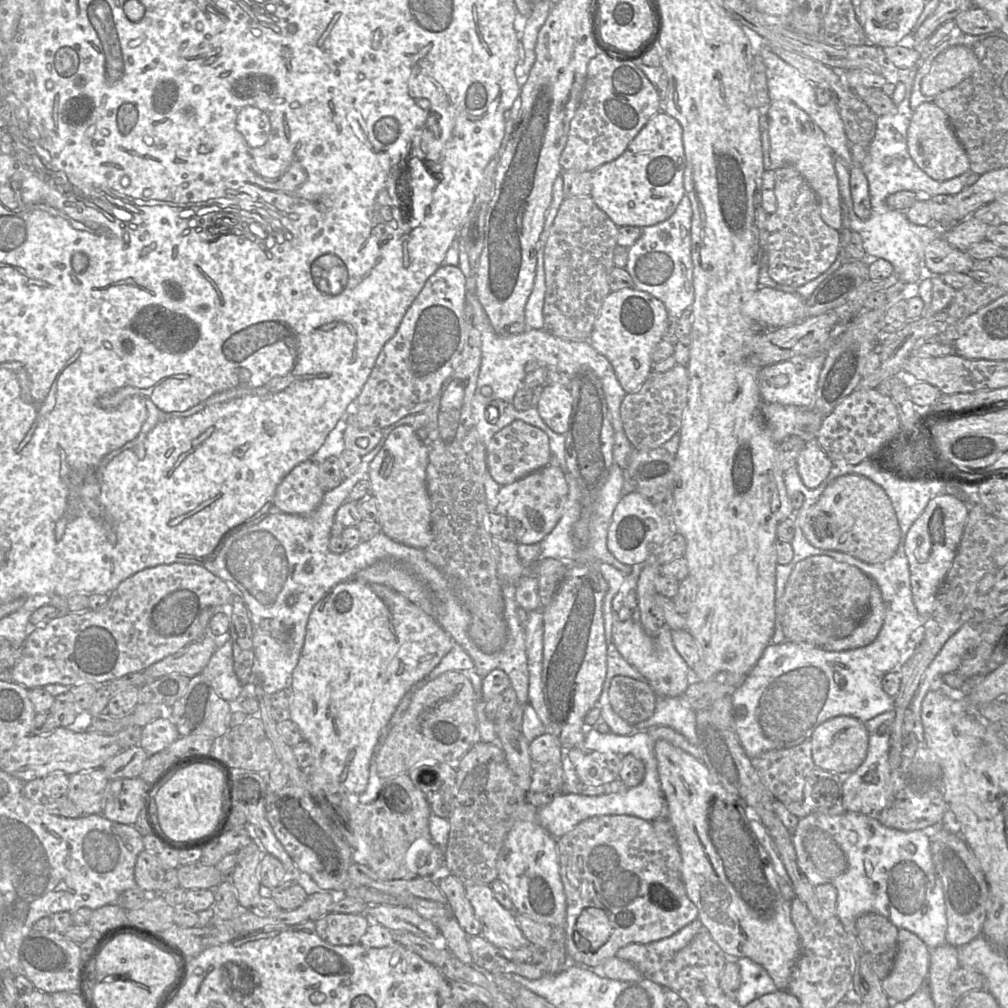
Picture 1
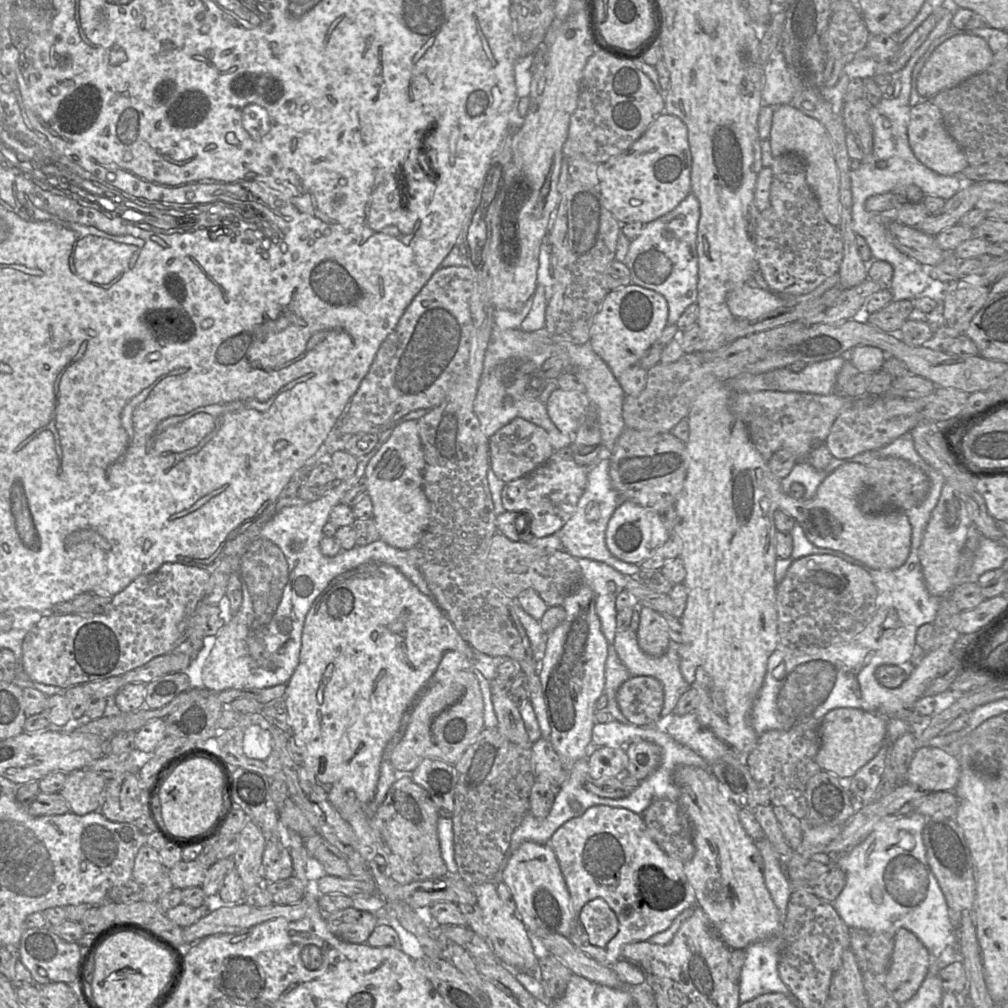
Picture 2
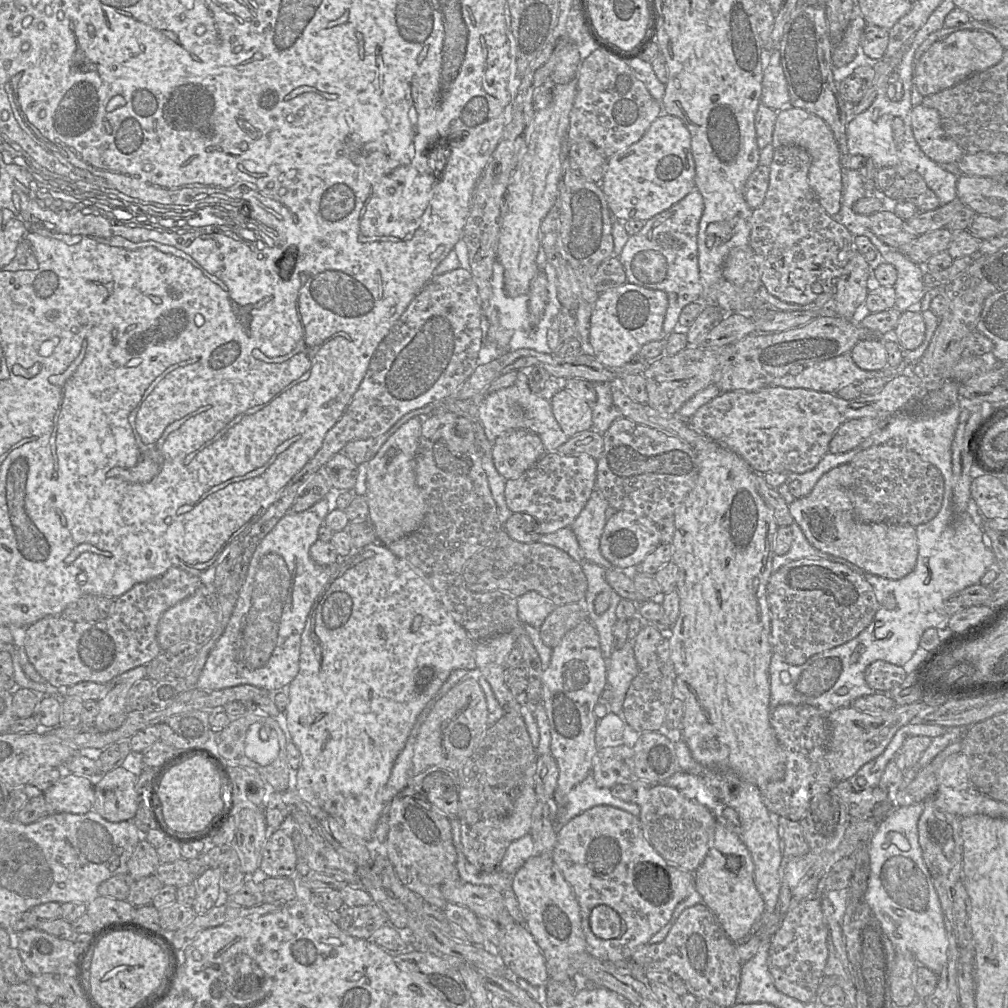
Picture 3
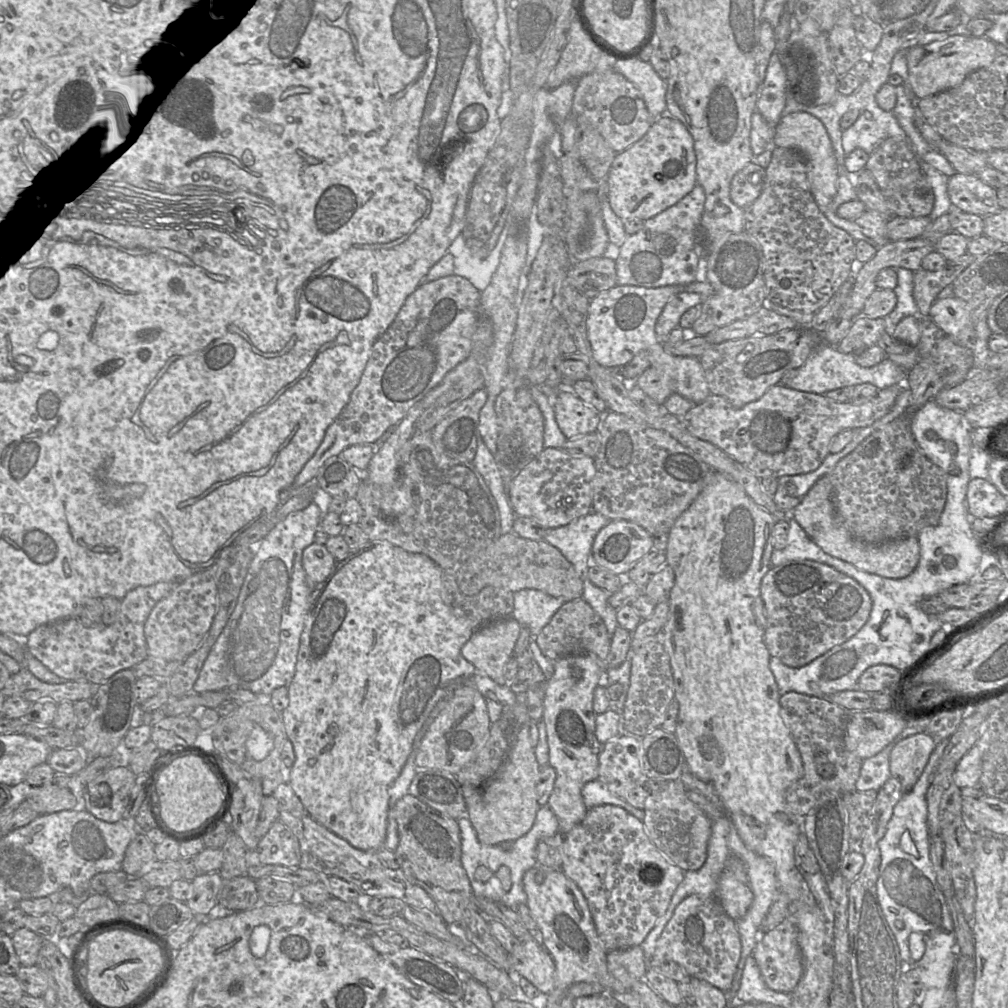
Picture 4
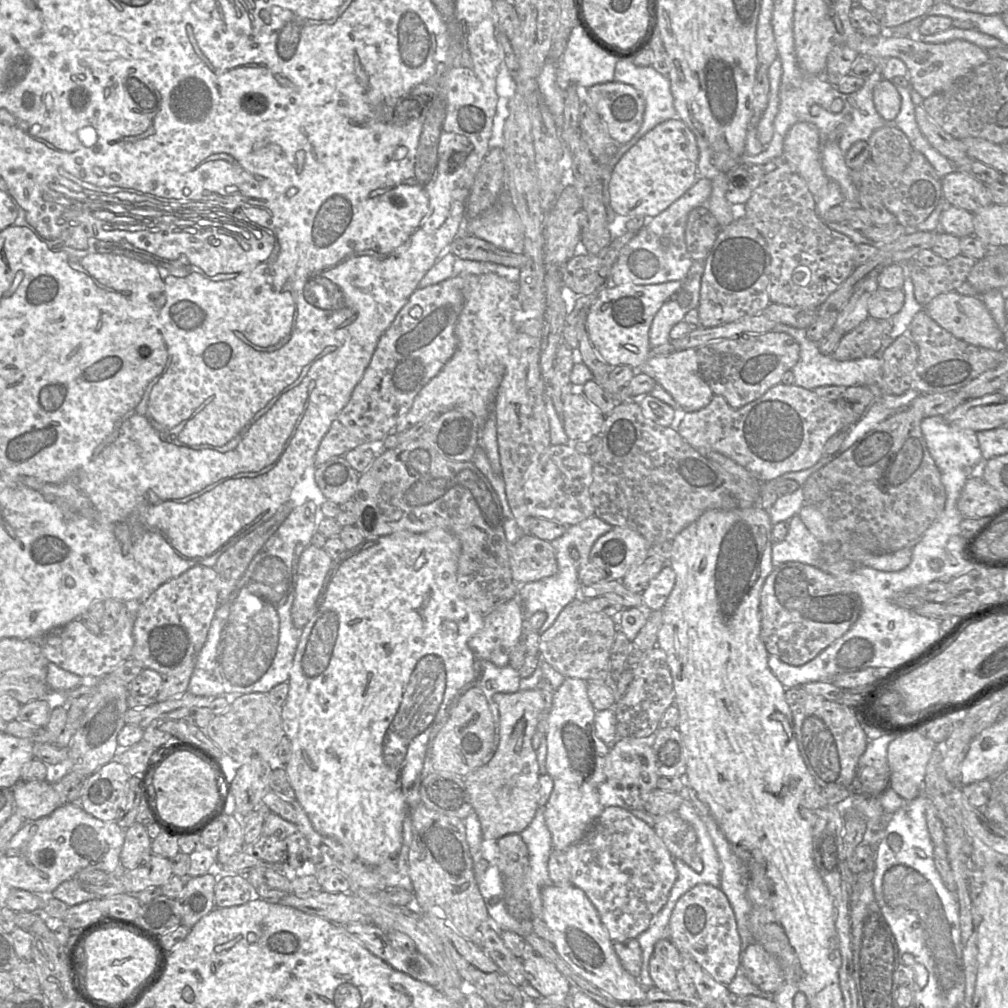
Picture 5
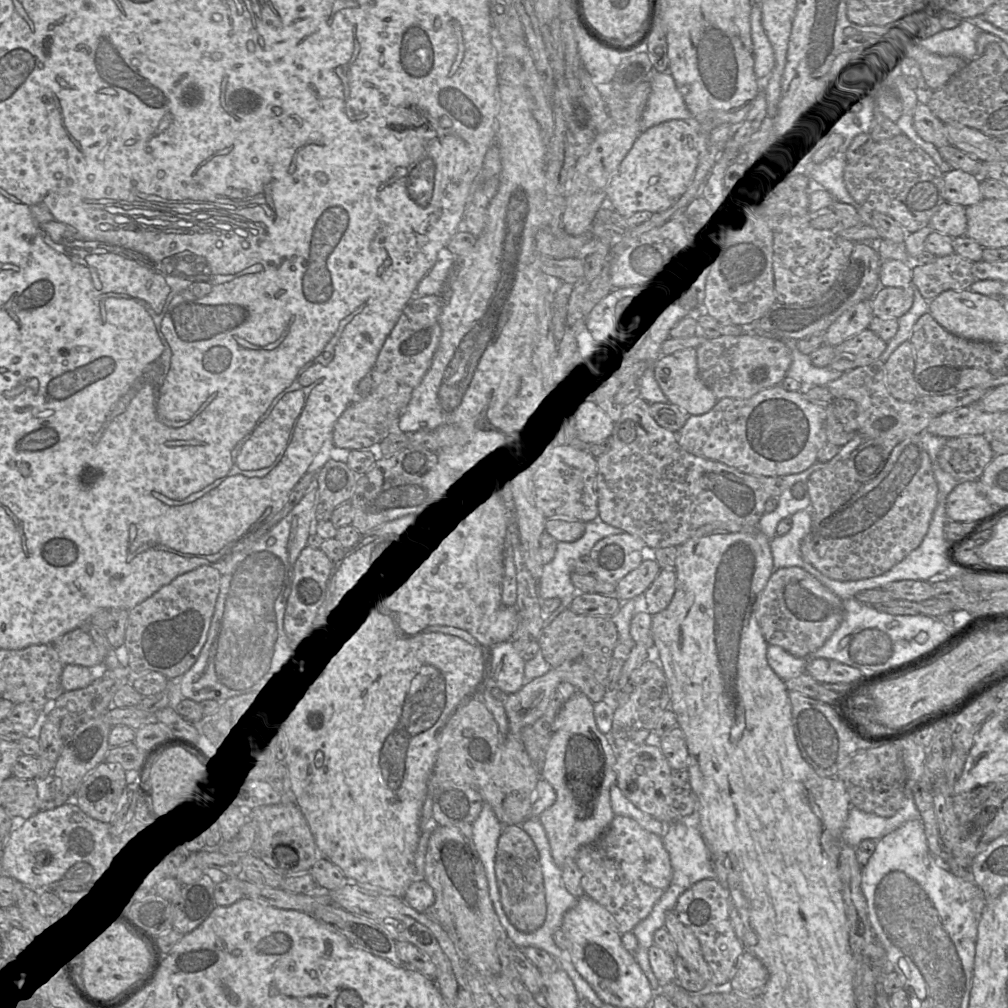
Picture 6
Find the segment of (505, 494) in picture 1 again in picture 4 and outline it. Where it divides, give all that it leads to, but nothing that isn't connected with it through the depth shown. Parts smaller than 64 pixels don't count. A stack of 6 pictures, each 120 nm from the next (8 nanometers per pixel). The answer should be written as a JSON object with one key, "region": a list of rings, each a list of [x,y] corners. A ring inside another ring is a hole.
{"region":[[[544,448],[509,482],[509,501],[516,516],[530,517],[547,529],[565,526],[593,511],[594,458],[575,456],[563,448]]]}

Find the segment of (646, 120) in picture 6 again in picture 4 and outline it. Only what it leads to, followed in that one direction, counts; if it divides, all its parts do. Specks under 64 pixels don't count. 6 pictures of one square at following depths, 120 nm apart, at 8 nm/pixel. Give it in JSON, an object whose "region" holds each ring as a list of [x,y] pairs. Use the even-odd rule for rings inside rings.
{"region":[[[640,58],[614,61],[613,69],[638,88],[652,120],[667,113],[667,80],[660,78],[649,62]]]}

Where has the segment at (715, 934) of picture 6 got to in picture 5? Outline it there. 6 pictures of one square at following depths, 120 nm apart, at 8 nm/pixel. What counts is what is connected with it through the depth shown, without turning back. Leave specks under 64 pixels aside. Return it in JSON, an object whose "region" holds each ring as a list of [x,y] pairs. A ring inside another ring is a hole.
{"region":[[[698,884],[681,896],[670,918],[668,939],[681,954],[690,955],[717,982],[729,985],[736,977],[741,964],[741,938],[733,909],[721,888]]]}

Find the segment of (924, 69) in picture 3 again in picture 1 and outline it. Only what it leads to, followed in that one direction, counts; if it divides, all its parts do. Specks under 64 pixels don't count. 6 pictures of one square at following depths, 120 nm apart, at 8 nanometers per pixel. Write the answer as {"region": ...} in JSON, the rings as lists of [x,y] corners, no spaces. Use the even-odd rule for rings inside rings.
{"region":[[[964,45],[952,46],[932,62],[930,71],[921,82],[924,96],[935,97],[971,76],[980,66],[975,52]]]}

